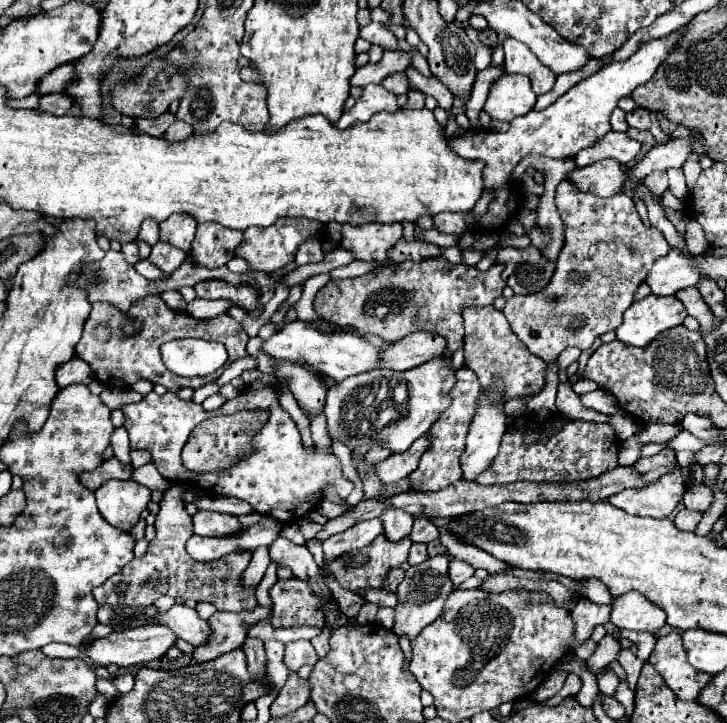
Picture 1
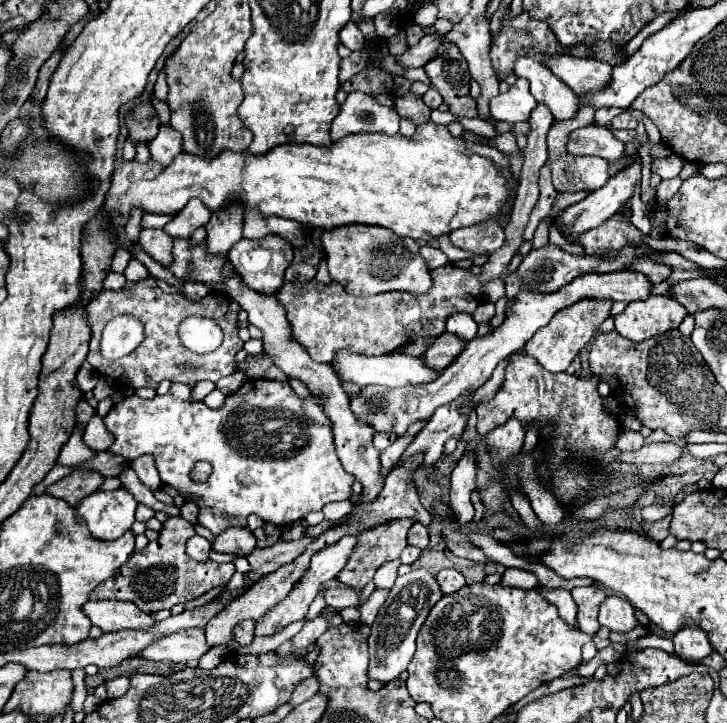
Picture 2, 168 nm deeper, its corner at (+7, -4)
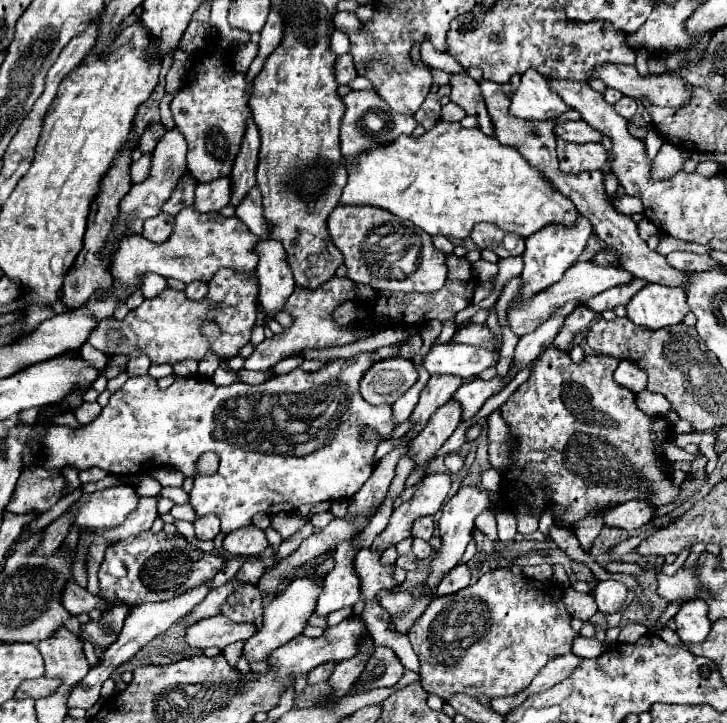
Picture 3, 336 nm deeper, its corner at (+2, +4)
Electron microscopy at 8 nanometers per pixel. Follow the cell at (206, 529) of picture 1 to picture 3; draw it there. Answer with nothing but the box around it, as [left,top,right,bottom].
[224,524,268,556]

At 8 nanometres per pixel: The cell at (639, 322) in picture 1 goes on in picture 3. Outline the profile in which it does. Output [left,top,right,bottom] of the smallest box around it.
[626,284,690,330]

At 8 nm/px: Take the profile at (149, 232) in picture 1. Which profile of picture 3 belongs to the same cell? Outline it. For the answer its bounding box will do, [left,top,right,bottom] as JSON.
[162,172,196,216]

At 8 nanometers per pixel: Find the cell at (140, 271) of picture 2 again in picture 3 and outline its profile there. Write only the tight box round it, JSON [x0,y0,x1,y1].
[142,276,166,298]

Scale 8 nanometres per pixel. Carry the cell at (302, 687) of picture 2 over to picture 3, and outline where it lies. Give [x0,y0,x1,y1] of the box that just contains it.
[308,662,336,684]

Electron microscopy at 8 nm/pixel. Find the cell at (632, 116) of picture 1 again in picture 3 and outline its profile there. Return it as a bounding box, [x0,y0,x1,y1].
[614,96,636,120]

